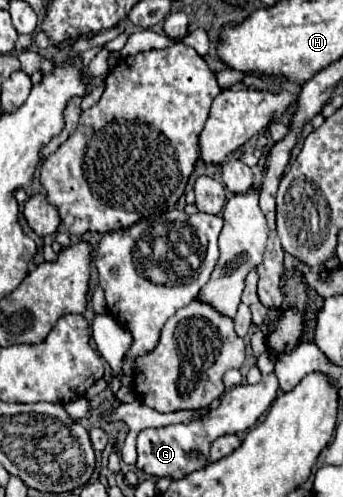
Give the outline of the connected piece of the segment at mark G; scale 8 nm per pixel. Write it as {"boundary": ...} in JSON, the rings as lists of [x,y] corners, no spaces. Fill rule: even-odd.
{"boundary":[[[264,352],[258,358],[258,362],[262,362],[262,380],[254,386],[242,384],[228,390],[220,398],[220,406],[210,410],[208,416],[204,416],[204,420],[192,420],[188,424],[170,424],[162,428],[142,430],[136,440],[136,446],[138,446],[136,466],[150,476],[158,476],[158,478],[168,476],[178,480],[208,464],[208,450],[216,438],[224,434],[242,434],[248,428],[252,428],[260,420],[260,416],[270,408],[272,400],[278,394],[278,380],[274,376],[276,358],[270,352]]]}

